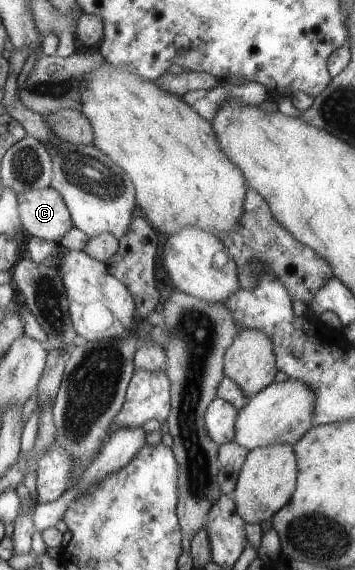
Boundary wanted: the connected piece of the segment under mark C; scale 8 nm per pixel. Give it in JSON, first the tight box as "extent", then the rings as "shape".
{"extent":[18,187,74,244],"shape":[[[53,187],[29,189],[18,196],[22,228],[29,236],[38,236],[59,244],[74,226],[63,197]]]}

